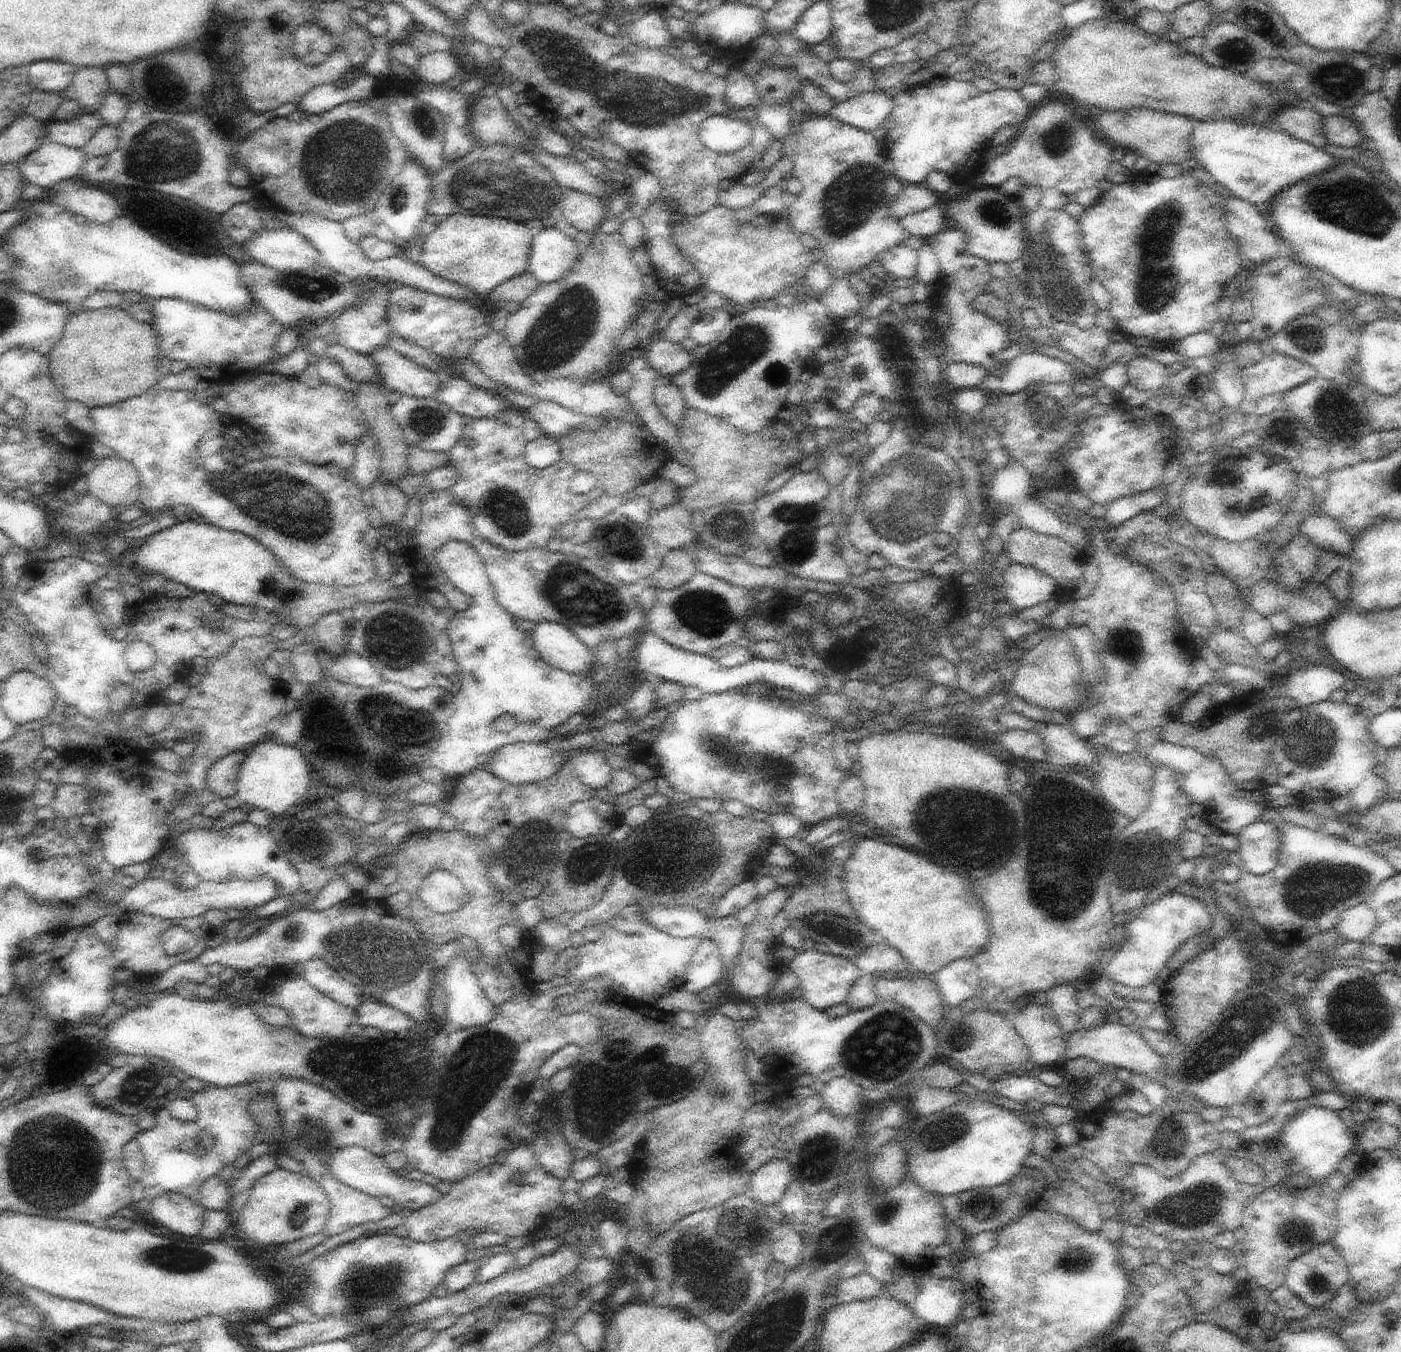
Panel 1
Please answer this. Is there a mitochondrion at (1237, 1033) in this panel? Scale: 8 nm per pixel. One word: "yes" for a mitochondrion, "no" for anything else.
yes

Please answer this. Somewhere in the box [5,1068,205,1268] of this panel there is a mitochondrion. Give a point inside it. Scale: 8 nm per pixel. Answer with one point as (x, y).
(74, 1163)

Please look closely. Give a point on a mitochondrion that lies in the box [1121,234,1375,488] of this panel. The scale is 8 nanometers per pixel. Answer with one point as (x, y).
(1335, 414)

